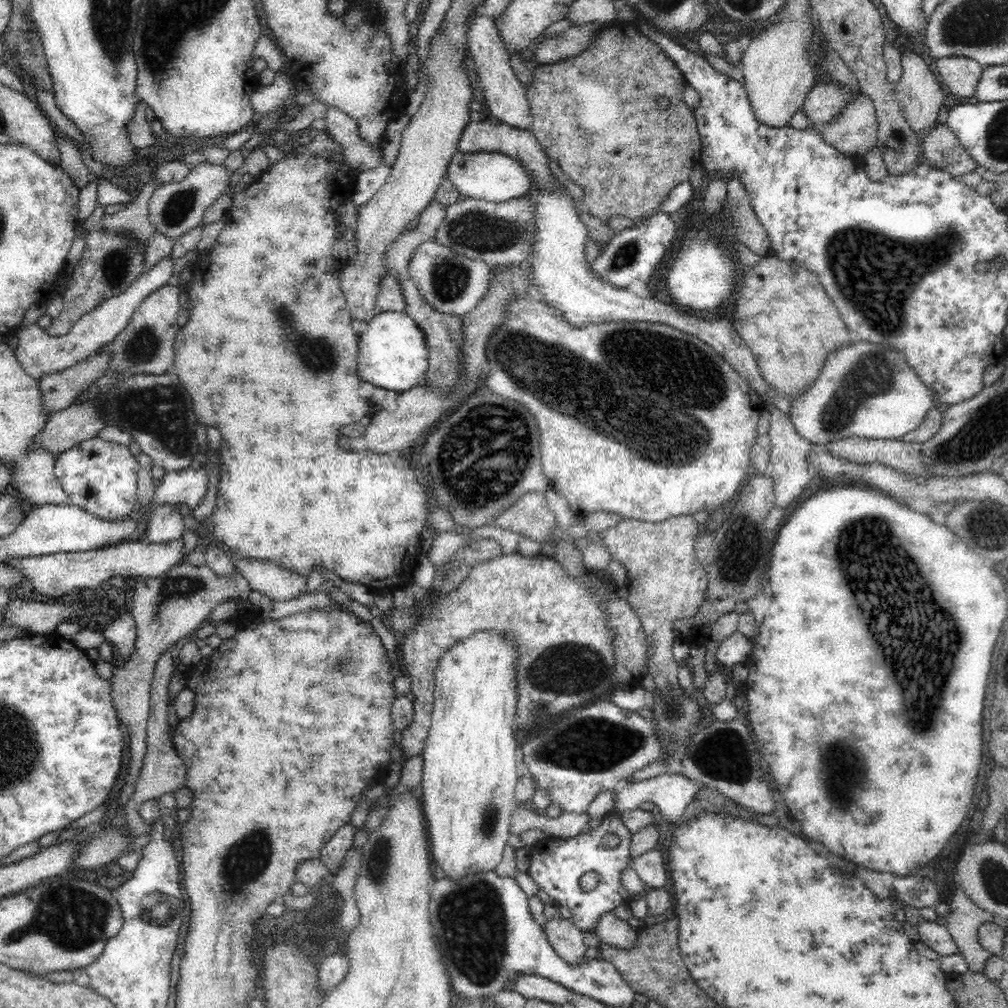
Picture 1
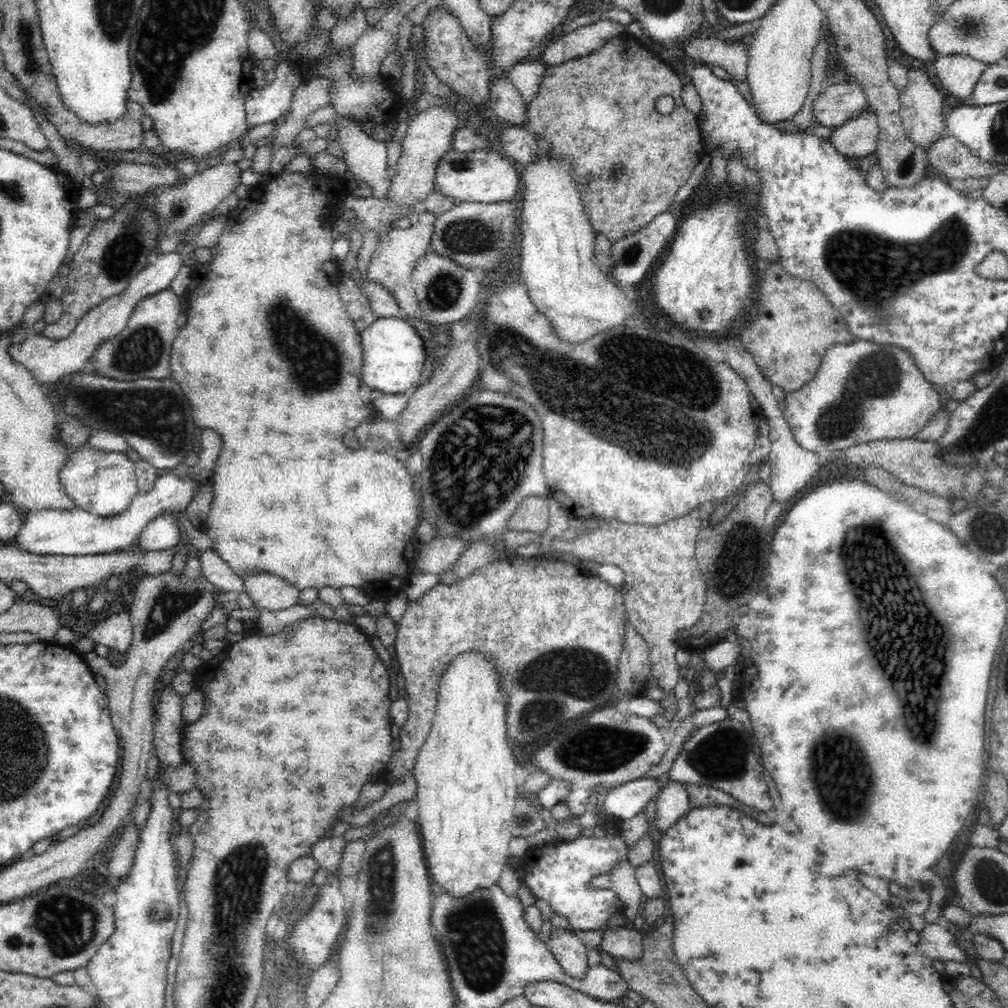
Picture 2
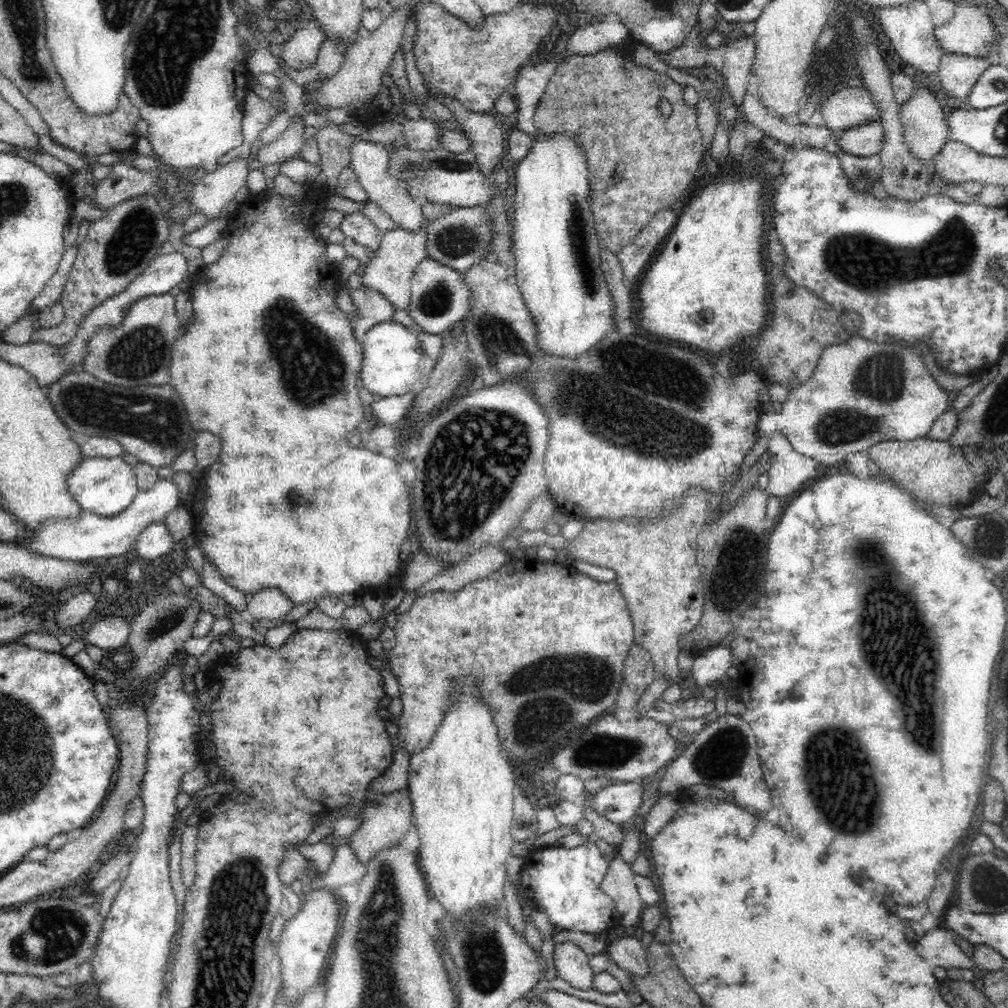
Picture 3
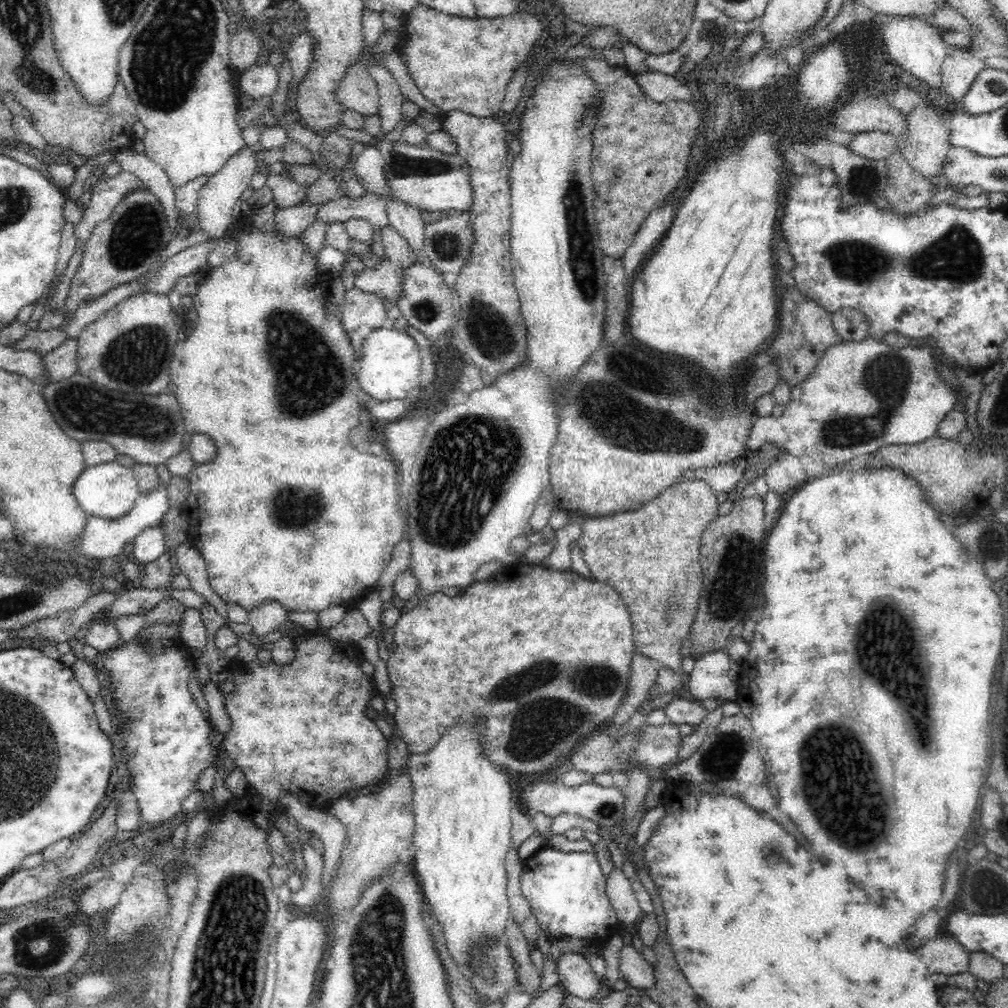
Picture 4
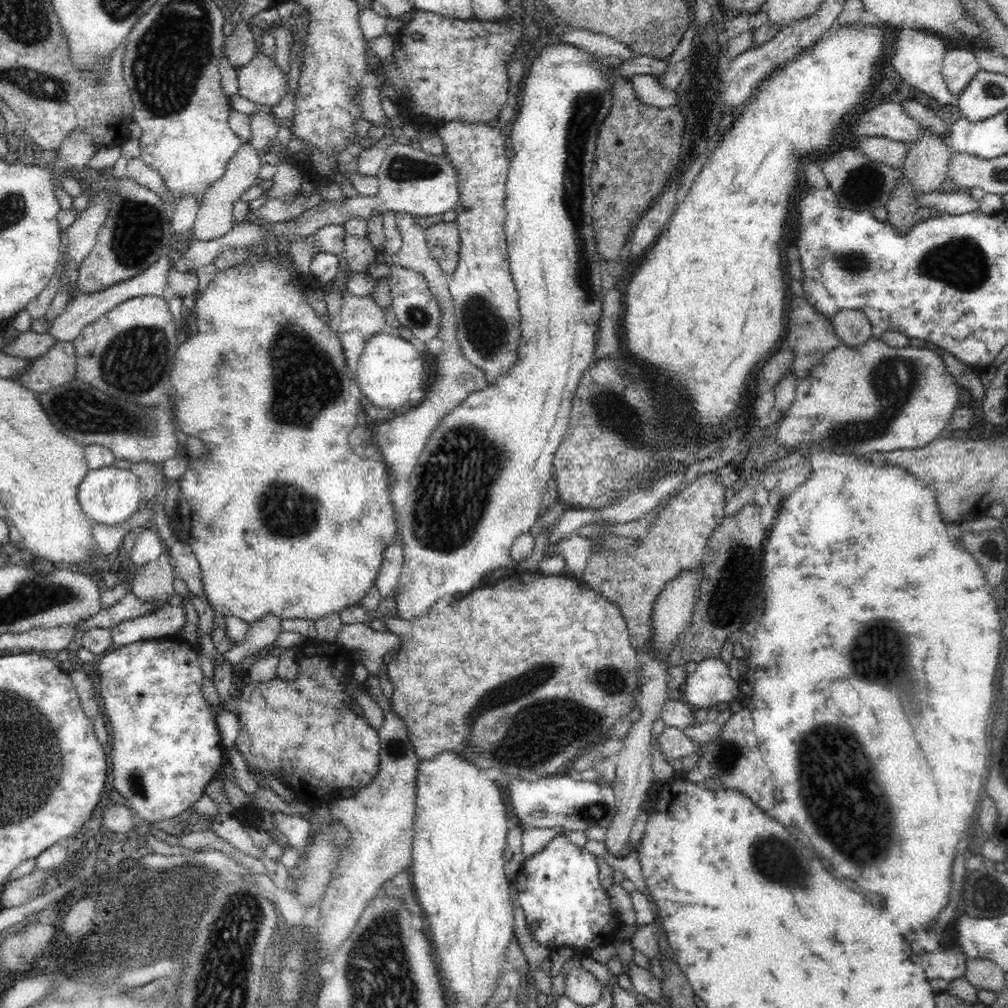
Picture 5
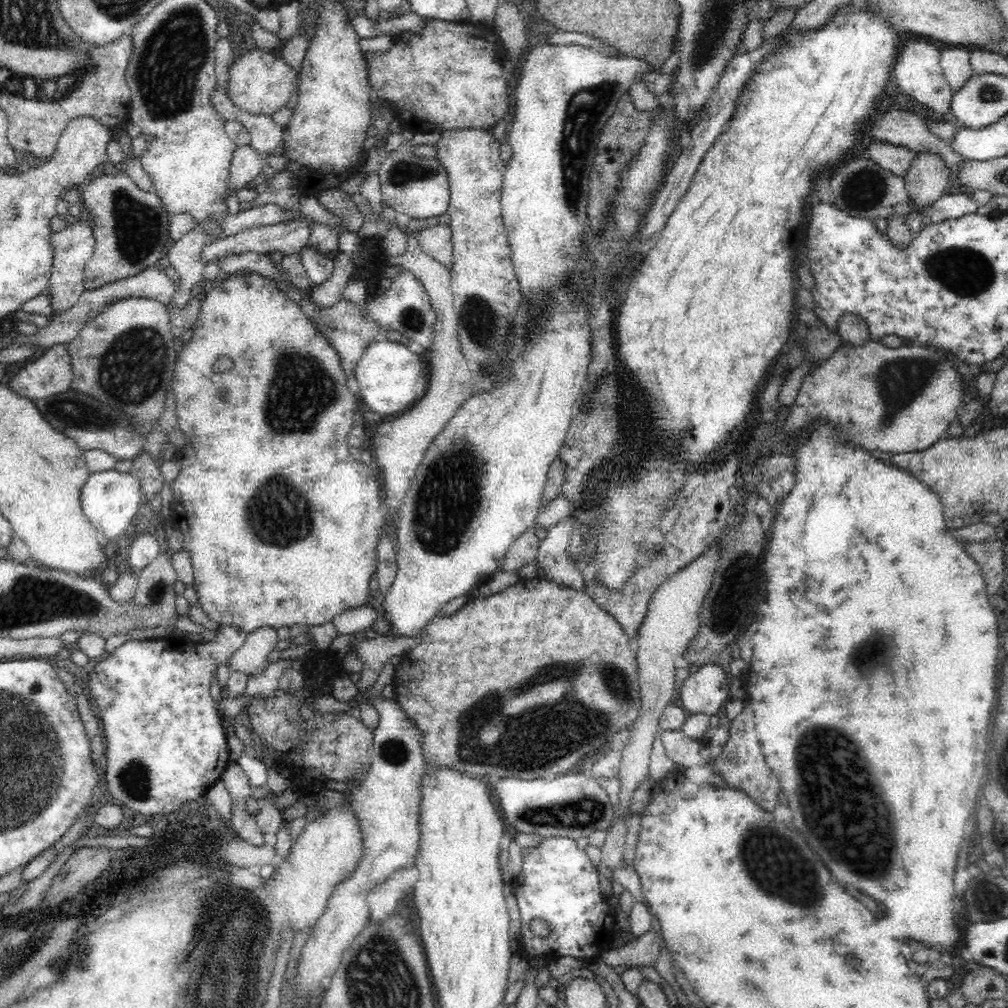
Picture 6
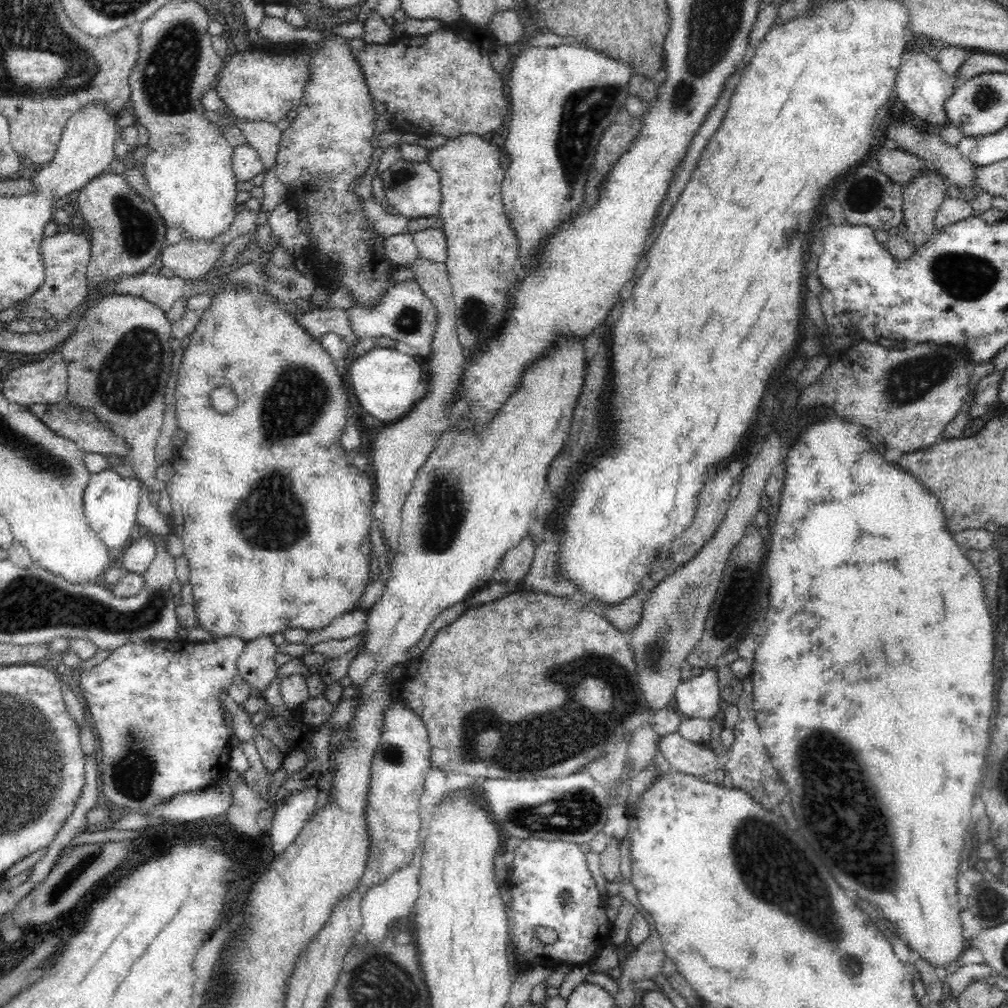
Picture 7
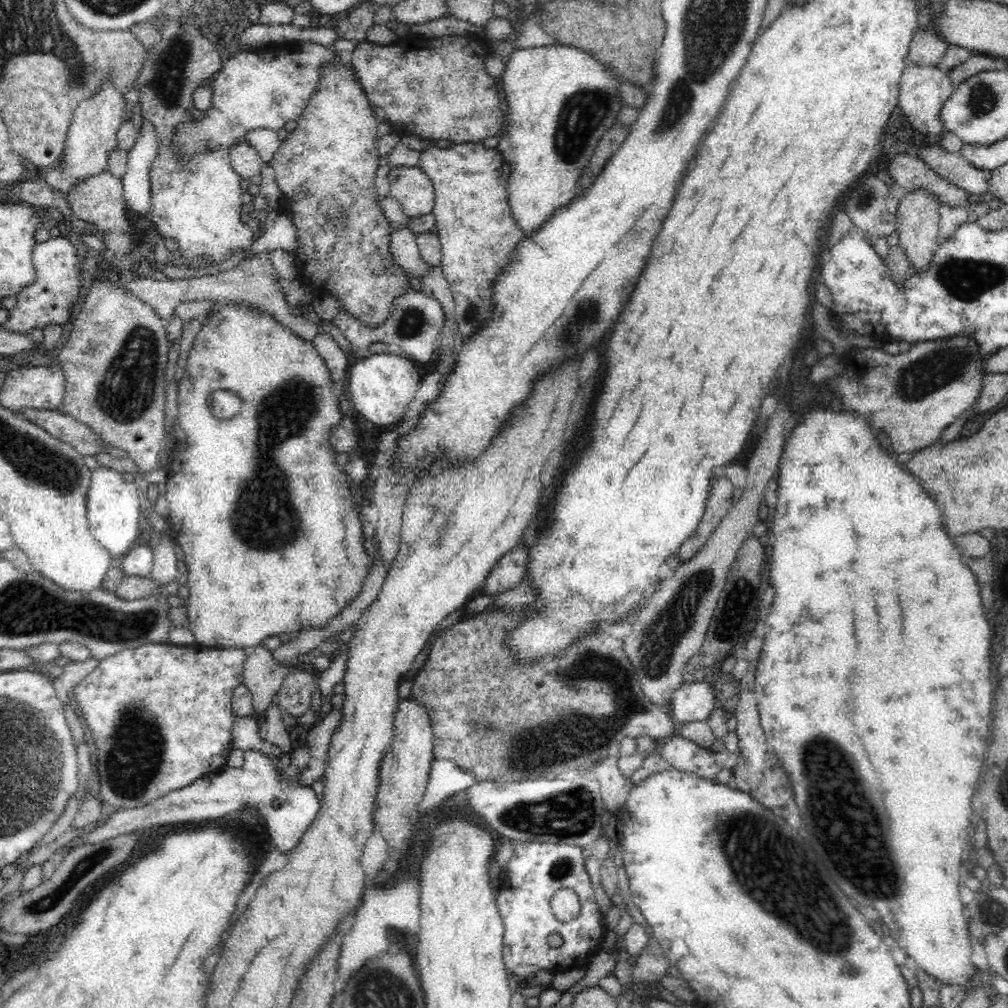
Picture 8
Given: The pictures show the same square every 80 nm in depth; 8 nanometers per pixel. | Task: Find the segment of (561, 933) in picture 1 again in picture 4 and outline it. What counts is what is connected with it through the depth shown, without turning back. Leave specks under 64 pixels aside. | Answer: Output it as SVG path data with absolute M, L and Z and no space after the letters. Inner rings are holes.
M581 953L563 954L556 970L566 995L582 1000L592 1000L598 996L601 980L588 966L586 959L582 959Z

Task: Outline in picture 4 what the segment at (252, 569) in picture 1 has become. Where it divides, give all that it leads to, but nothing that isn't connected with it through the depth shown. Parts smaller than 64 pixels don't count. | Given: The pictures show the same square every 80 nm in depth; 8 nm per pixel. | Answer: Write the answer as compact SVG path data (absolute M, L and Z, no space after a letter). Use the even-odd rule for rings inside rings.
M276 601L258 605L247 615L252 634L258 637L258 643L260 645L262 645L261 639L264 639L266 635L281 630L281 626L285 624L288 618L286 609L282 605L278 605Z

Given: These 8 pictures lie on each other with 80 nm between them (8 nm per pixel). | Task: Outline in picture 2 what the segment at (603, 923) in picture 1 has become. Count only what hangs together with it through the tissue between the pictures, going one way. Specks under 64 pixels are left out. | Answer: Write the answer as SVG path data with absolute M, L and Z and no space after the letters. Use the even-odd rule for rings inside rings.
M625 926L610 928L605 932L601 950L608 953L616 962L634 962L643 955L643 935Z

